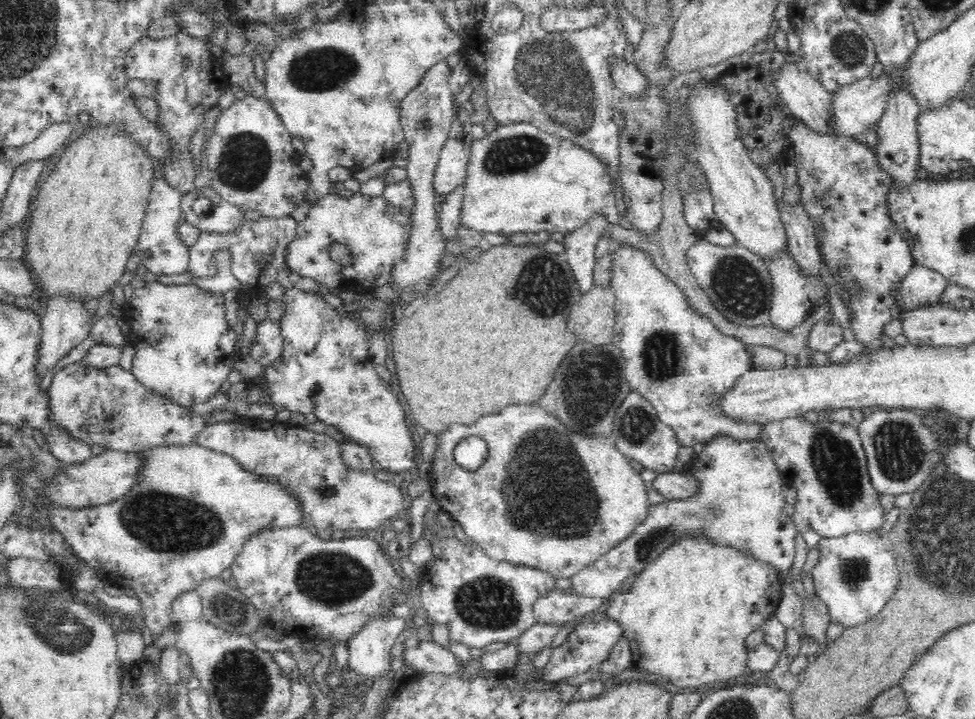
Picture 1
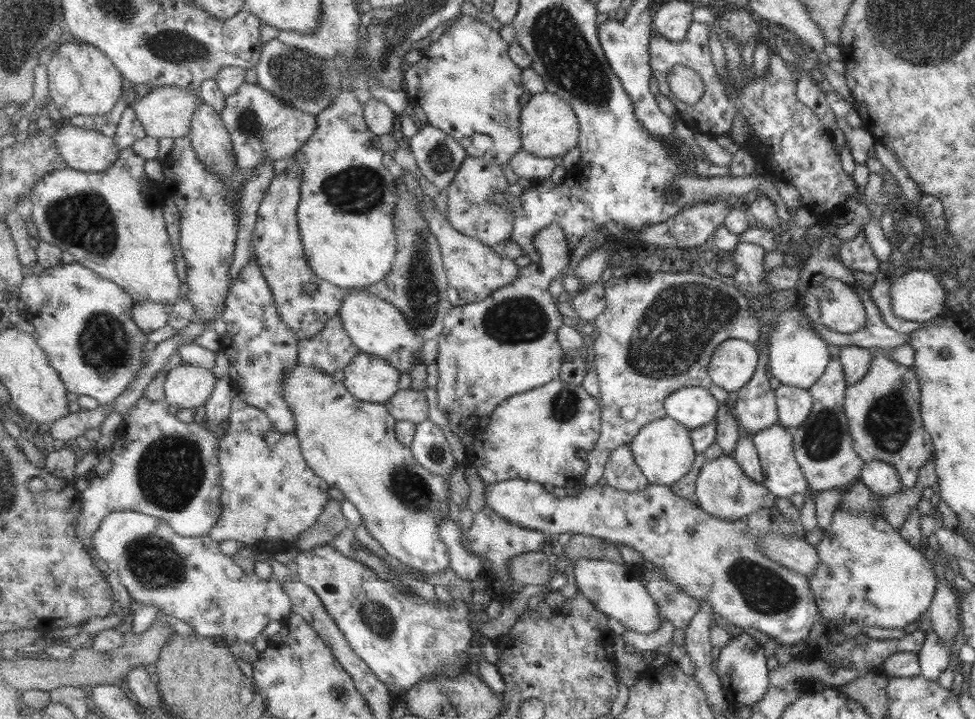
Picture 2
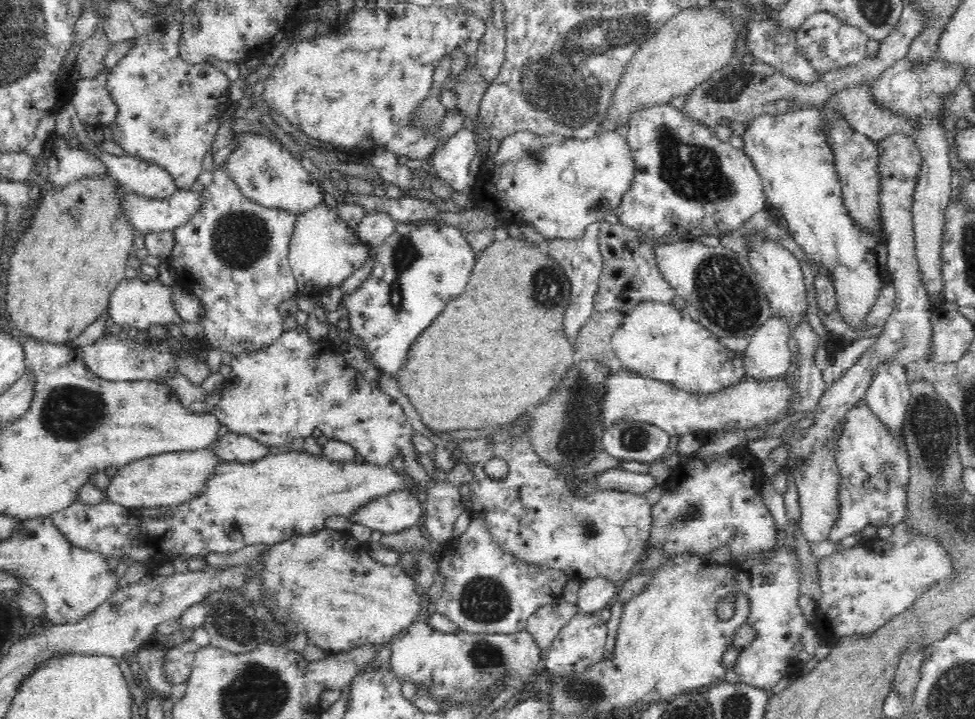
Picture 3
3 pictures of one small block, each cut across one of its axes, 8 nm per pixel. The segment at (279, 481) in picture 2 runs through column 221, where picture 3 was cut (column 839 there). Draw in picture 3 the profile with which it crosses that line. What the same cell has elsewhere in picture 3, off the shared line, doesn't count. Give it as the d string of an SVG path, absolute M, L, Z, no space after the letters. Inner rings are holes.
M864 398L848 410L840 431L838 461L842 492L839 494L839 520L829 532L830 542L840 542L868 525L880 527L902 523L911 477L909 450L902 429L888 428ZM866 480L872 482L868 491L864 488Z

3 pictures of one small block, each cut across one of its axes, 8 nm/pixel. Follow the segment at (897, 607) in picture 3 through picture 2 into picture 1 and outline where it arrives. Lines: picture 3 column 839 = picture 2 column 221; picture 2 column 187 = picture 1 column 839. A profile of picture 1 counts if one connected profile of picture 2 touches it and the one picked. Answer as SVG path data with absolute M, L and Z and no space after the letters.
M882 530L870 532L852 532L836 538L821 537L816 549L820 551L818 564L813 568L813 579L816 595L830 610L832 623L843 624L845 628L869 622L878 615L885 605L893 598L899 584L899 572L896 568L896 553L893 543L889 539L889 533Z

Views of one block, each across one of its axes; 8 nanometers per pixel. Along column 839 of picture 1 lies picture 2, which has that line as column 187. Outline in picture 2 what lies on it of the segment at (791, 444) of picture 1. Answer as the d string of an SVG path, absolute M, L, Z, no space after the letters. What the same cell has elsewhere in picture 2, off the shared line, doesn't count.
M231 378L219 379L209 402L202 410L207 417L203 424L179 420L175 414L169 412L167 400L157 401L145 396L141 397L129 411L123 413L123 426L117 432L113 448L107 452L97 450L101 462L84 474L87 488L83 491L83 510L79 515L78 533L79 538L89 549L93 548L95 532L103 519L112 512L119 511L142 512L159 517L166 520L183 536L201 537L210 534L223 514L223 503L221 503L223 471L219 454L224 432L221 426L233 412L232 400L235 392Z

